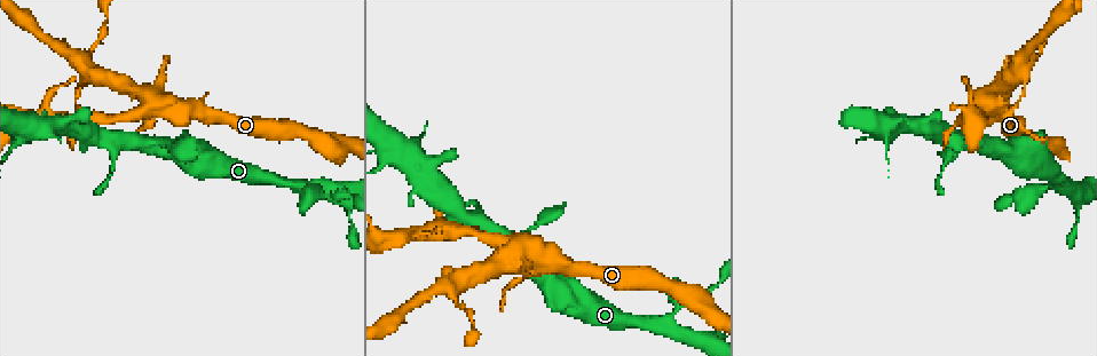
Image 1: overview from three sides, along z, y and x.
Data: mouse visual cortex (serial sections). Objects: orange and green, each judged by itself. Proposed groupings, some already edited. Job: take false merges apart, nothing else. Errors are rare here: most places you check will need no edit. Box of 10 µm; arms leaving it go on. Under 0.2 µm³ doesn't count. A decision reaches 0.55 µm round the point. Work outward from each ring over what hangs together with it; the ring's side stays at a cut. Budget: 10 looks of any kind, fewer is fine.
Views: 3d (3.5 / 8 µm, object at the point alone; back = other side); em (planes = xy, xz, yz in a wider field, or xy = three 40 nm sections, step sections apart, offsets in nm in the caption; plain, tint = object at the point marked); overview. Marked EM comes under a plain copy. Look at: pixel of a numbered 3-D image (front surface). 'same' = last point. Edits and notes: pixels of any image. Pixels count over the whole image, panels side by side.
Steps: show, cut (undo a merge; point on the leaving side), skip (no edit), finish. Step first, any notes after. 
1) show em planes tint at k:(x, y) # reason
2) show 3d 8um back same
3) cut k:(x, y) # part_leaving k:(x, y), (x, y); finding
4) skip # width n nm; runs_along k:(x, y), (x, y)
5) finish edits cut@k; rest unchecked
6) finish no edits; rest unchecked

show 3d 3.5um at 1:(513, 255)

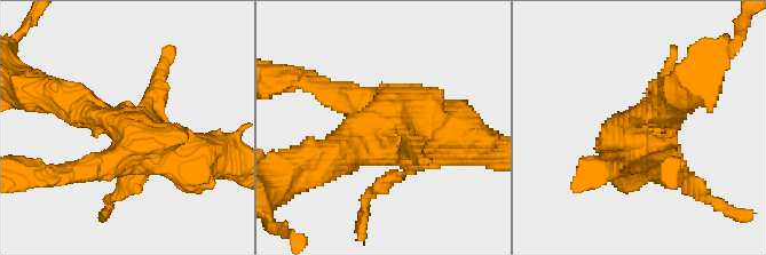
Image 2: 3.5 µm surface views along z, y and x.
show em xy step 2 tint at 2:(643, 122)

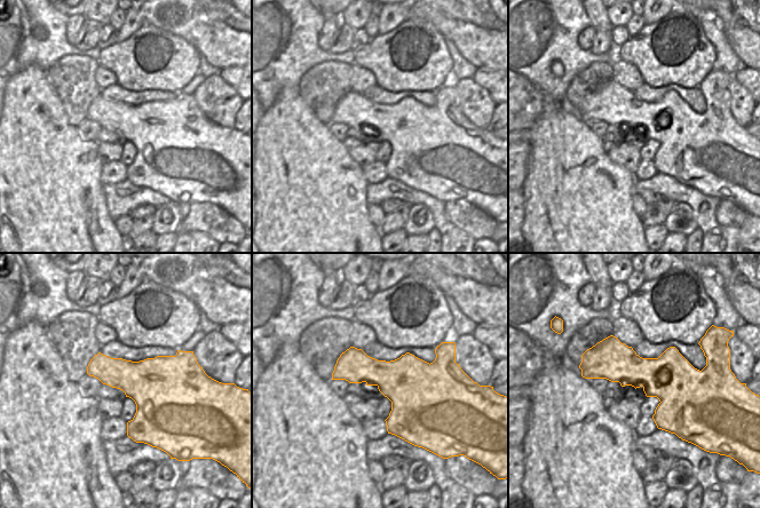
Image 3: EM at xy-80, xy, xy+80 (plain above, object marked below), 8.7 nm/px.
skip # one cell here

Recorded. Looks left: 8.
show 3d 3.5um at 1:(1023, 66) # branch point

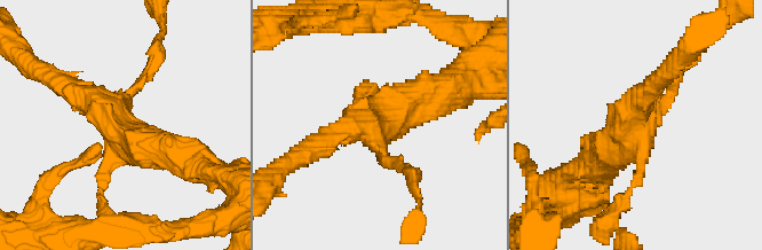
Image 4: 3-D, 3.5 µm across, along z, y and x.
show em planes tint at 4:(371, 127)

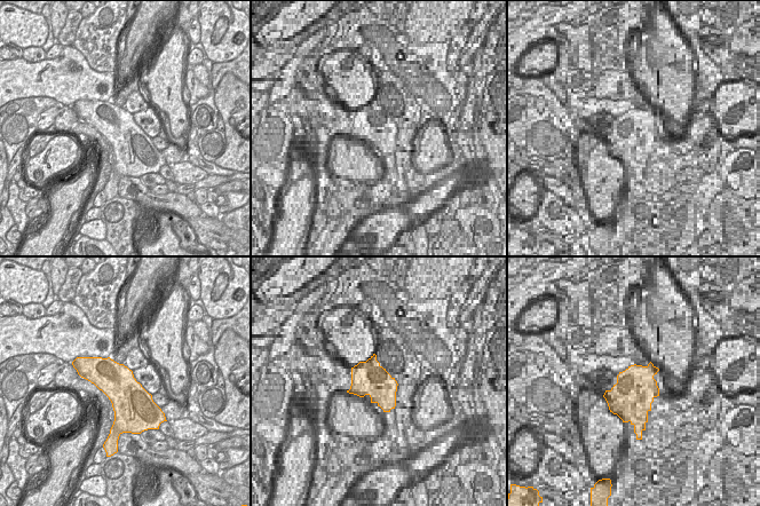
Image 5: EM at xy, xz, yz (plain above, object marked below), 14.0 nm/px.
skip # width 500 nm; runs_along 4:(172, 155), (129, 138), (56, 81); continuous, no second cell

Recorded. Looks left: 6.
show 3d 3.5um at 1:(328, 196) # abrupt turn

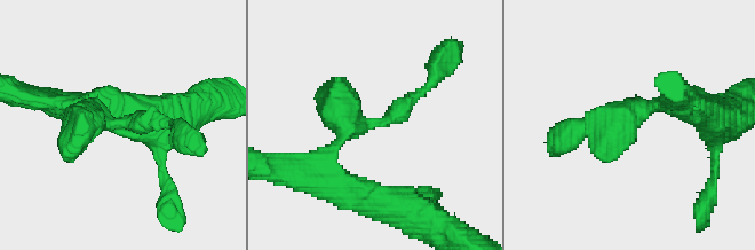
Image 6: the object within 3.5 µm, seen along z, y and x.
show em xy step 5 tint at 6:(125, 122)

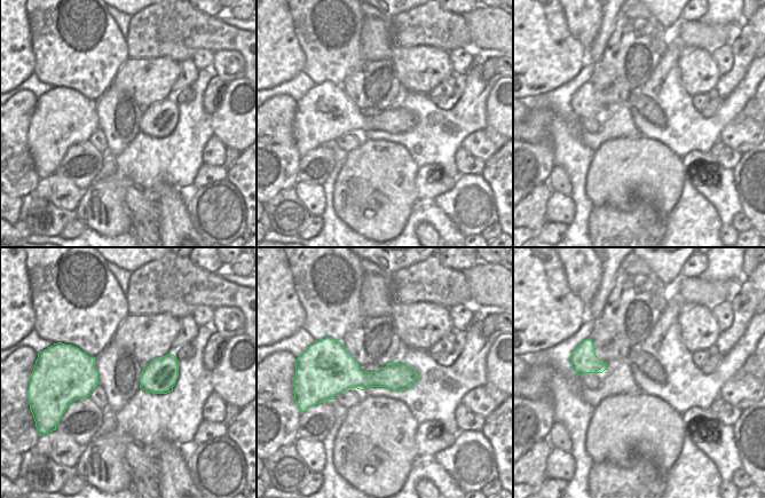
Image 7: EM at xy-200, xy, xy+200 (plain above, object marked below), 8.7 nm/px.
skip # runs_along 6:(323, 157), (348, 125), (383, 123), (436, 72); one cell here

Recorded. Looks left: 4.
show 3d 3.5um at 1:(21, 134)

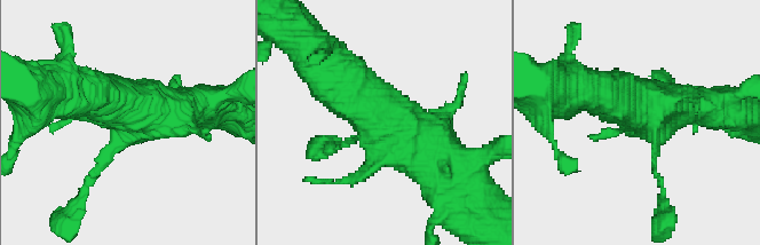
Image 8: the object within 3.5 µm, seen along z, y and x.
show em planes tint at 8:(387, 138)

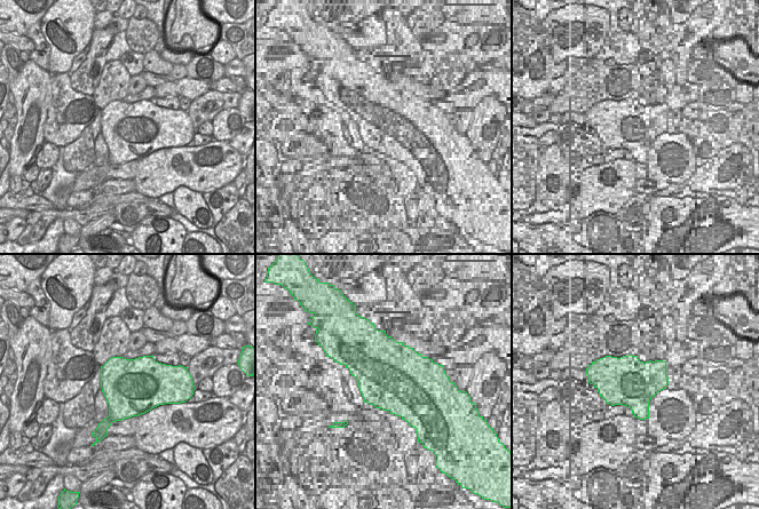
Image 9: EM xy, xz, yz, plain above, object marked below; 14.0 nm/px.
skip # runs_along 8:(457, 195), (345, 87); one cell here

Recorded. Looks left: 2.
finish no edits; rest unchecked

